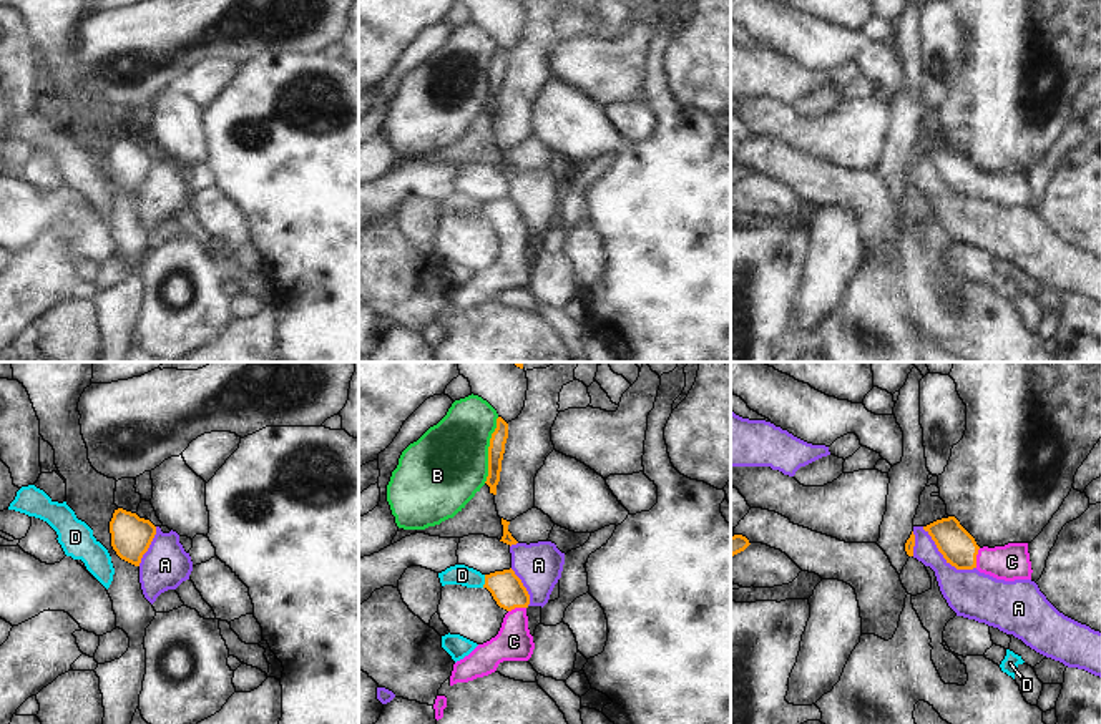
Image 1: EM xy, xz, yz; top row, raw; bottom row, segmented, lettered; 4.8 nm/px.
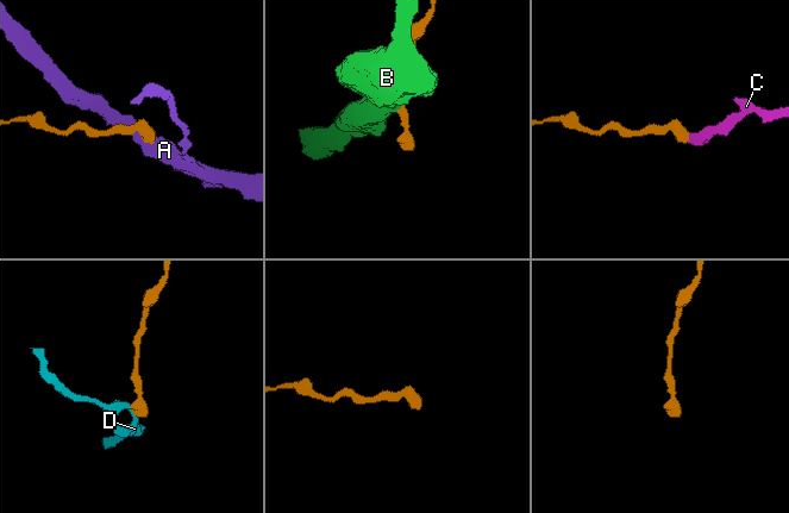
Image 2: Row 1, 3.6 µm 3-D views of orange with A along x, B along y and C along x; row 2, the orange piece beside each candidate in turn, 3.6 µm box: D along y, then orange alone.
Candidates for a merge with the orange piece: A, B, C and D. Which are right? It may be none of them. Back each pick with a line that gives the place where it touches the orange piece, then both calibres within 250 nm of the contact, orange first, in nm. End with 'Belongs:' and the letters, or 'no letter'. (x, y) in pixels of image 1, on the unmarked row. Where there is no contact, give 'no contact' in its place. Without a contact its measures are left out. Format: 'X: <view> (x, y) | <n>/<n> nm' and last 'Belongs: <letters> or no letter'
C: yz (975, 186) | 170/180 nm
Belongs: C

